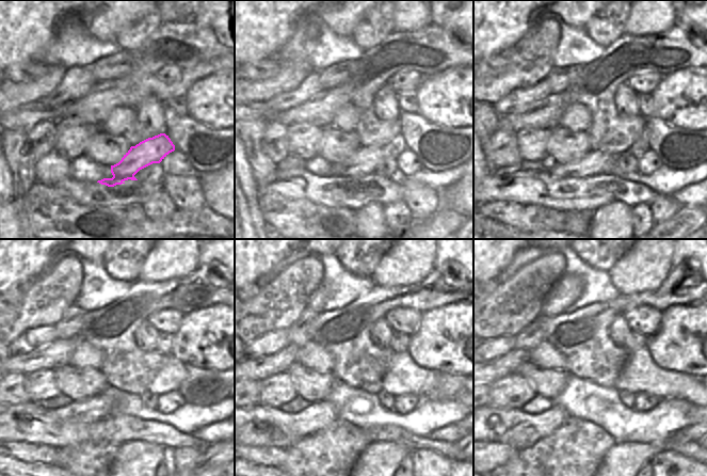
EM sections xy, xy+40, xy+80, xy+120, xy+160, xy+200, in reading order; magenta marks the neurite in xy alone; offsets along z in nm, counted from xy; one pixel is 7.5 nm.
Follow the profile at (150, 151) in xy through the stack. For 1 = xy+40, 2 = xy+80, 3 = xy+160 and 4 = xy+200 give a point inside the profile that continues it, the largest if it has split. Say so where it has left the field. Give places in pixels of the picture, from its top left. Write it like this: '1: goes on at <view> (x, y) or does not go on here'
1: goes on at xy+40 (362, 165)
2: goes on at xy+80 (595, 167)
3: goes on at xy+160 (318, 415)
4: goes on at xy+200 (543, 425)

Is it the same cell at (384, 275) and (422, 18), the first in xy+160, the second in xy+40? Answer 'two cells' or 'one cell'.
one cell

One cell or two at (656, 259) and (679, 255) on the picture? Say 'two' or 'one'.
two

